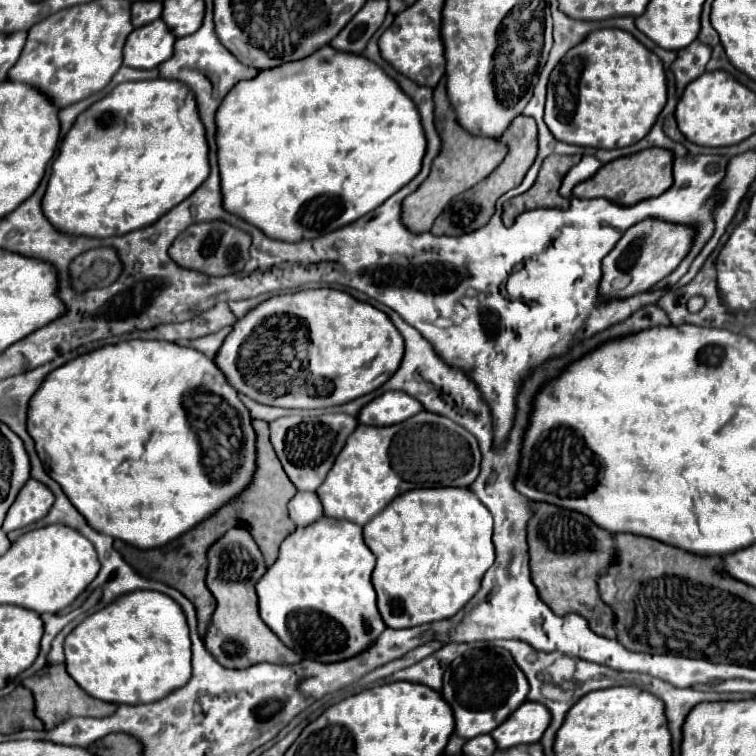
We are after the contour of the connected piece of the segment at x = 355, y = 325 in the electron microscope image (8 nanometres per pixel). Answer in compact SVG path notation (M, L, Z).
M317 288L273 296L257 304L233 326L225 344L221 344L221 352L217 352L215 364L237 392L261 404L279 408L329 408L351 402L385 384L397 372L403 350L403 338L385 312L355 300L347 292Z

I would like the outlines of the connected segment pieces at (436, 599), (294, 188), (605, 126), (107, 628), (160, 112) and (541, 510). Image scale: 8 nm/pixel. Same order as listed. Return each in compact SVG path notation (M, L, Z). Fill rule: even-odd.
M416 488L393 500L363 528L363 540L377 558L373 588L383 622L389 628L413 628L455 616L475 596L483 574L495 560L491 532L493 518L469 488Z
M325 46L325 48L319 48L317 52L313 52L313 56L307 56L305 60L297 60L293 64L281 64L271 70L261 70L255 78L237 82L217 110L217 146L219 146L217 158L219 158L221 192L223 192L225 210L229 210L231 214L237 214L243 220L247 220L249 224L257 226L269 238L297 242L297 240L305 240L305 238L307 240L317 238L323 232L333 232L345 224L359 220L367 212L381 206L389 196L393 196L405 184L409 184L421 170L423 156L427 150L427 138L423 134L421 116L417 112L417 106L399 88L399 84L391 76L387 76L387 72L381 66L377 66L375 62L367 60L361 54L337 52L333 46Z
M603 28L591 32L581 44L573 46L553 68L547 84L545 124L551 134L567 144L589 148L625 148L639 142L657 122L667 104L667 76L661 58L645 48L633 34L619 28Z
M135 590L87 616L65 640L69 676L93 698L115 704L155 702L191 678L191 640L181 606L159 592Z
M165 78L143 80L143 82L125 82L125 84L115 86L111 90L111 94L107 94L105 98L101 98L93 106L89 106L85 112L81 112L77 116L73 128L65 134L61 148L59 148L59 156L55 158L55 162L51 166L47 192L43 196L43 214L61 232L99 236L99 238L121 236L131 230L139 230L139 228L145 228L145 226L151 226L153 222L157 222L163 214L167 214L177 204L181 204L185 198L189 198L207 180L207 176L209 176L209 146L207 146L207 138L205 138L205 126L199 118L197 100L195 100L195 94L189 90L189 86L183 82L165 80Z
M529 502L529 506L533 508L533 516L527 524L527 544L529 544L529 566L531 566L531 580L539 592L539 596L543 598L543 602L559 616L563 614L579 614L587 620L589 628L605 638L615 638L613 632L613 610L599 598L597 592L597 578L599 574L615 560L615 546L613 546L613 536L595 526L587 516L573 512L573 510L565 510L565 508L557 508L553 504L545 504L545 502Z

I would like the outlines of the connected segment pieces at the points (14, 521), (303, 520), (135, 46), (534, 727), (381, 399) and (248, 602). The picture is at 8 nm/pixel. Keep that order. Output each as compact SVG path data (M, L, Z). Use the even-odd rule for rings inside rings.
M29 478L25 482L25 488L21 488L21 492L17 494L17 500L11 504L1 530L11 532L41 520L53 506L53 502L55 496L51 494L51 490L45 484Z
M297 492L293 500L289 500L287 510L289 510L289 518L297 526L307 526L323 516L323 506L317 500L315 492Z
M159 18L153 20L141 28L135 28L123 48L125 66L139 68L139 70L151 70L163 64L173 54L173 44L177 36L169 32L169 26Z
M525 700L501 726L491 732L491 736L501 750L517 744L535 744L541 740L549 722L549 710L543 704Z
M385 392L377 398L373 398L369 404L365 404L357 420L359 424L369 424L369 426L391 426L397 422L403 422L405 418L415 416L421 412L423 406L419 400L405 392Z
M231 528L225 532L209 550L209 570L207 570L207 588L217 600L211 624L205 634L205 646L219 664L225 668L247 668L259 662L273 664L297 664L301 656L289 650L261 620L257 612L257 594L255 584L265 574L263 556L255 540L243 528Z

